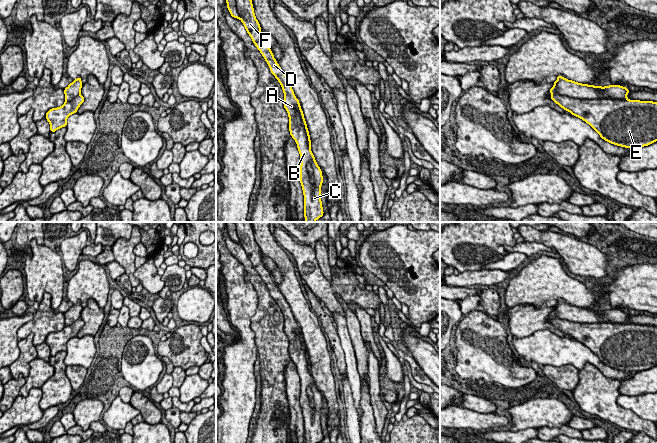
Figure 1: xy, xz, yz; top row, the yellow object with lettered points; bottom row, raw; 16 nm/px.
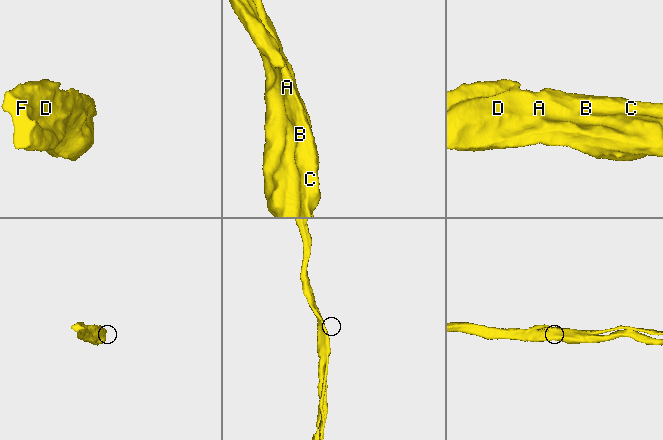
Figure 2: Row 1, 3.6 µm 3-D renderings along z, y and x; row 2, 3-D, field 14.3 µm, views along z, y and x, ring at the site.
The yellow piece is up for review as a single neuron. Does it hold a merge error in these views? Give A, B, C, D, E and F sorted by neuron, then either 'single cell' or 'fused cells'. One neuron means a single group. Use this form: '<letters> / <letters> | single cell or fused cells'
A B C D F / E | fused cells

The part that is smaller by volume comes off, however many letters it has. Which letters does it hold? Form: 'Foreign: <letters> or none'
Foreign: A, B, C, D, F

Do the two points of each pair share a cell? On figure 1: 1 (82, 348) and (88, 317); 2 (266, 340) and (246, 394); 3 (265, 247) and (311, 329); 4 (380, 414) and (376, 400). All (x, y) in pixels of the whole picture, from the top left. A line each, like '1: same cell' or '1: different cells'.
1: different cells
2: different cells
3: same cell
4: same cell

